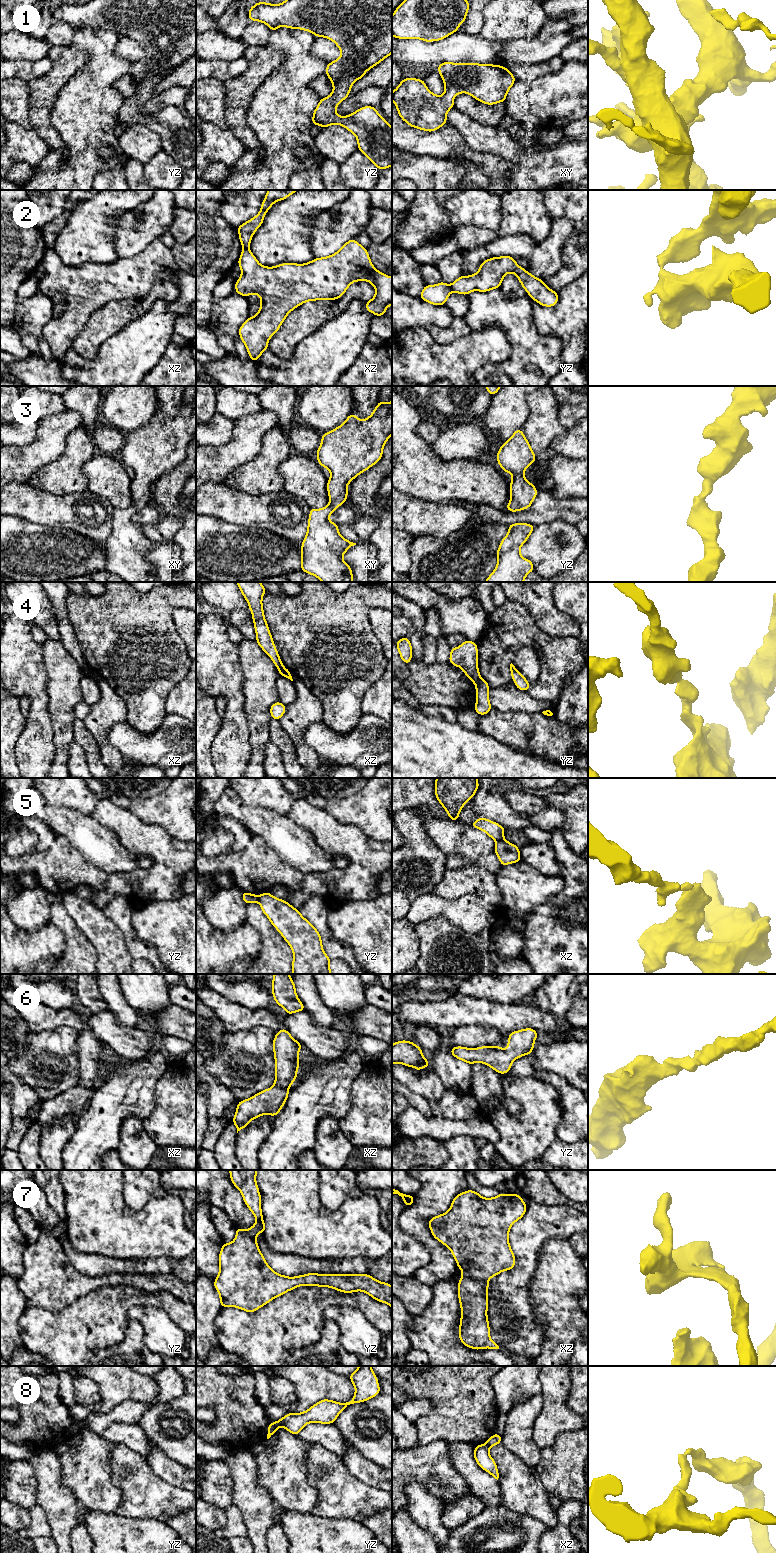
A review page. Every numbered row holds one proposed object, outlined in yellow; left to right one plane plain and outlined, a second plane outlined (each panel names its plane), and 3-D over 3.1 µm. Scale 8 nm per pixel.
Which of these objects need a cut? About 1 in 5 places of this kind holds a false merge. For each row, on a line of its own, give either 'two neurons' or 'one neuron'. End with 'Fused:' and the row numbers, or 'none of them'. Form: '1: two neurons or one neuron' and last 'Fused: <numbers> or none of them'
1: one neuron
2: two neurons
3: one neuron
4: two neurons
5: two neurons
6: one neuron
7: one neuron
8: two neurons
Fused: 2, 4, 5, 8

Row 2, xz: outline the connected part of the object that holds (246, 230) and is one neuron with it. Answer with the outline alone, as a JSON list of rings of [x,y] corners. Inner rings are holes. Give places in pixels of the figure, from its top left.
[[[268,190],[261,204],[260,212],[255,217],[237,227],[239,240],[243,249],[249,249],[252,236],[262,225],[264,216],[271,206],[277,201],[285,200],[287,197],[297,191],[298,190]]]

